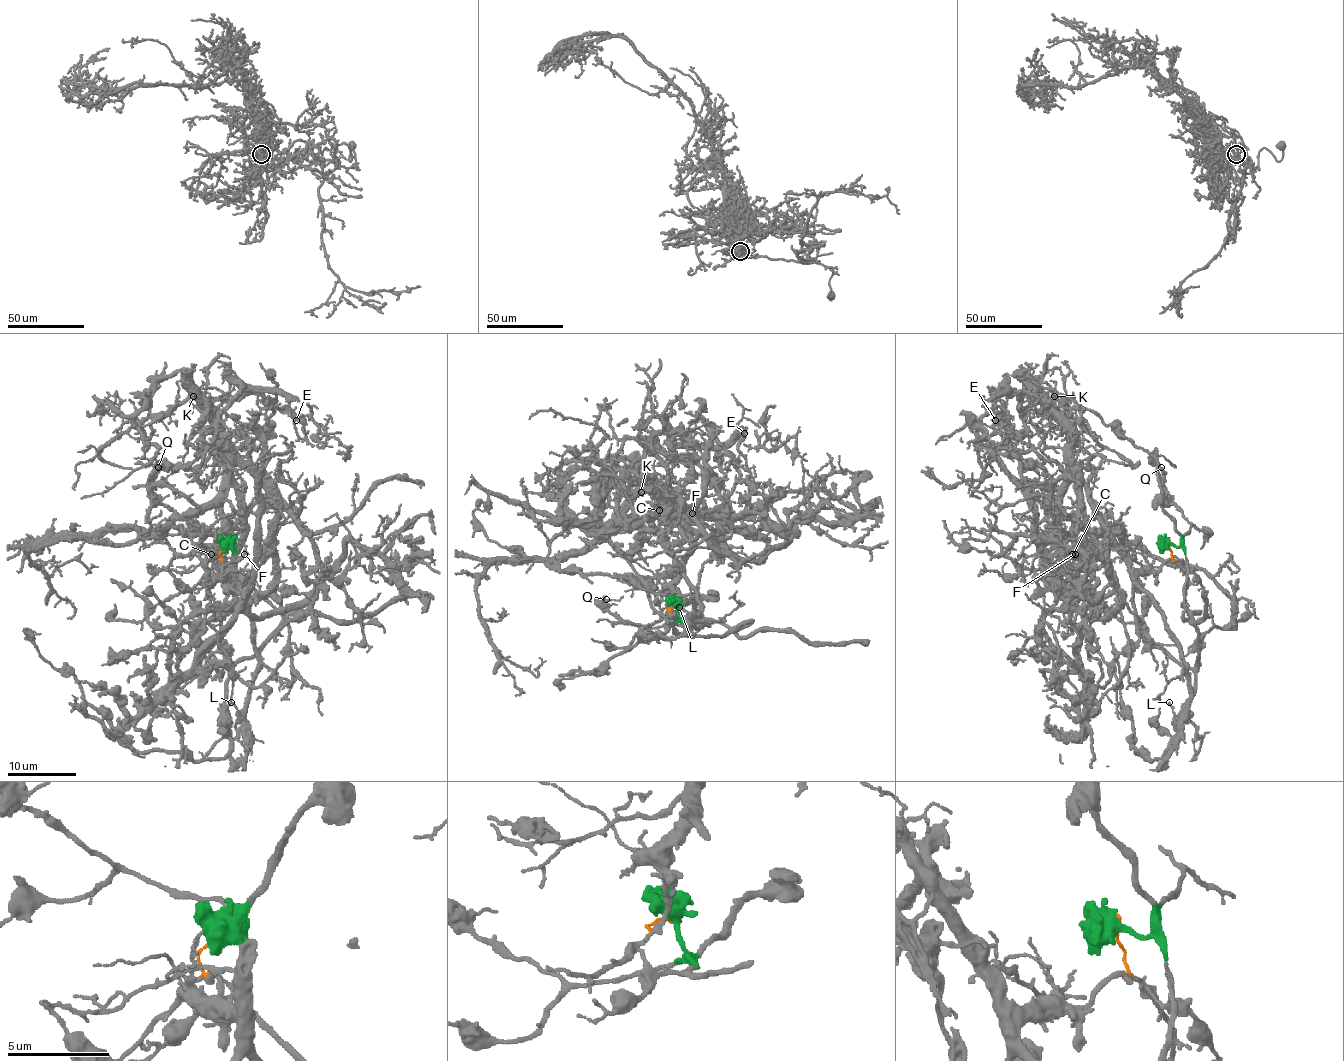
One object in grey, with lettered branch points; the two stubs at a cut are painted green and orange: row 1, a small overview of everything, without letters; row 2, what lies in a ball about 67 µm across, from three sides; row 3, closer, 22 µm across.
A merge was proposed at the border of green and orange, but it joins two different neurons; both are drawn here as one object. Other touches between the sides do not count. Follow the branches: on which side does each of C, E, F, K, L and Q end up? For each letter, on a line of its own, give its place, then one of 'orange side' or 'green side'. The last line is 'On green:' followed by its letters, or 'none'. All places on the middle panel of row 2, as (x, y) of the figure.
C: place (659, 510); orange side
E: place (744, 433); orange side
F: place (692, 513); orange side
K: place (641, 492); orange side
L: place (679, 607); orange side
Q: place (606, 599); green side
On green: Q

